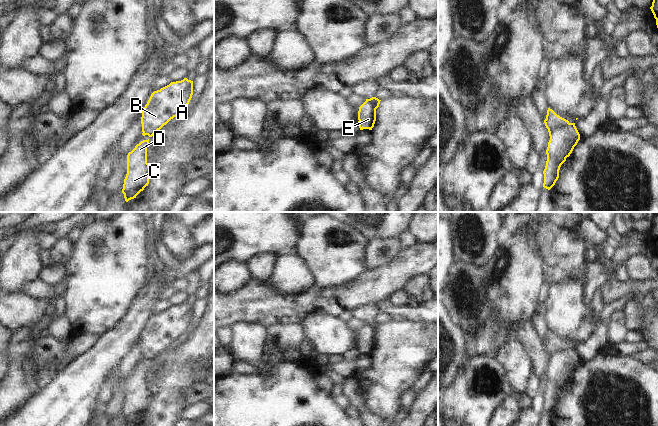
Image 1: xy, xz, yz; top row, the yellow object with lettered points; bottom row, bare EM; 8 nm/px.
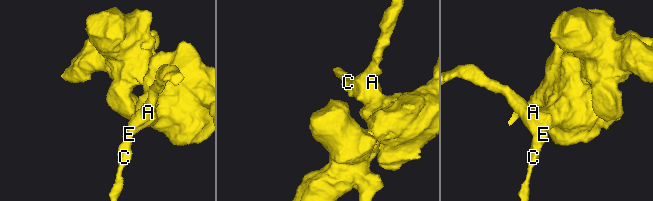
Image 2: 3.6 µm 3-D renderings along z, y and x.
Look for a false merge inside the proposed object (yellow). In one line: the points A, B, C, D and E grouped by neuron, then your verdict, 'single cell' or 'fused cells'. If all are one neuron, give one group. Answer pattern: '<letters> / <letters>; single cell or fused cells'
A B / C D E; fused cells

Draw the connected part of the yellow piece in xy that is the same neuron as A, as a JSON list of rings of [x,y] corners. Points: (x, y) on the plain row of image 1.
[[[184,302],[154,315],[142,334],[142,356],[152,361],[189,328],[193,305]]]

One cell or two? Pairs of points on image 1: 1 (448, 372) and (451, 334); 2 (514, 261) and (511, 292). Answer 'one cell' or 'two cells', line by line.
1: one cell
2: one cell

